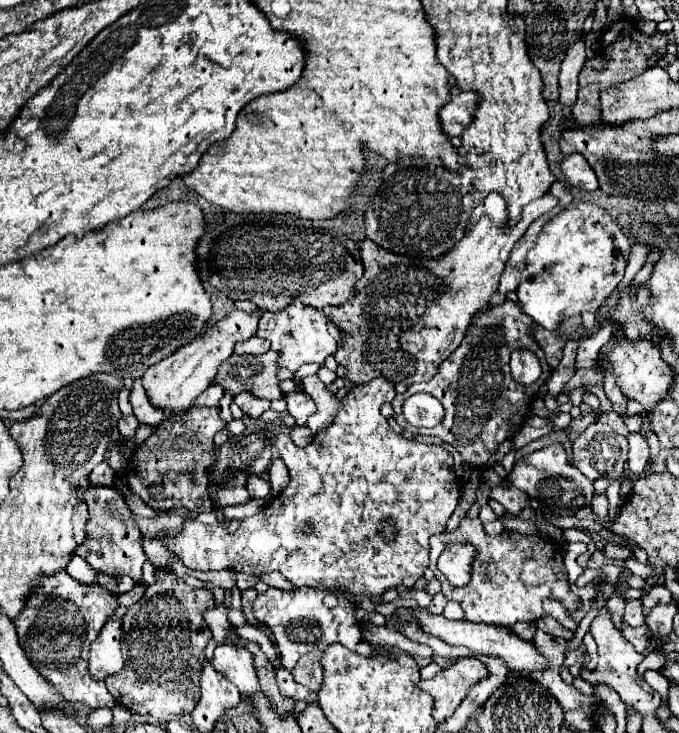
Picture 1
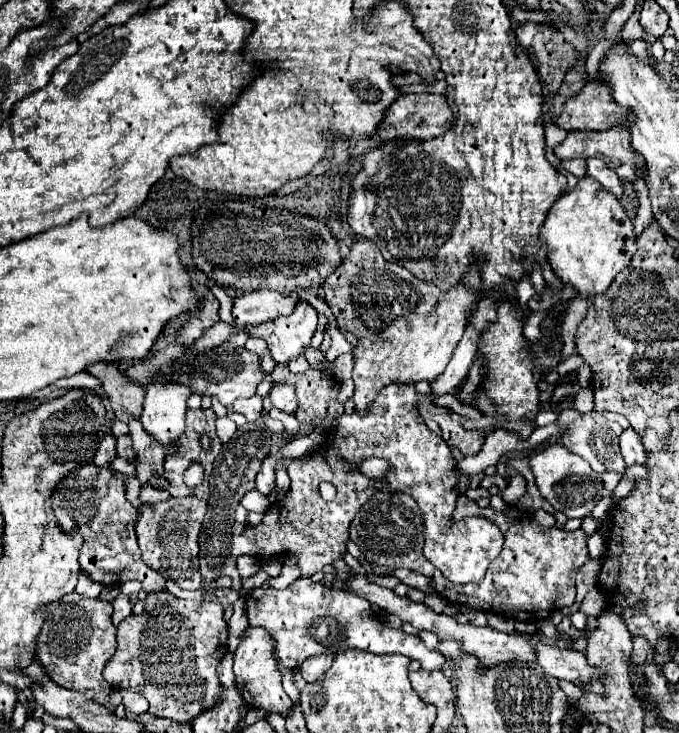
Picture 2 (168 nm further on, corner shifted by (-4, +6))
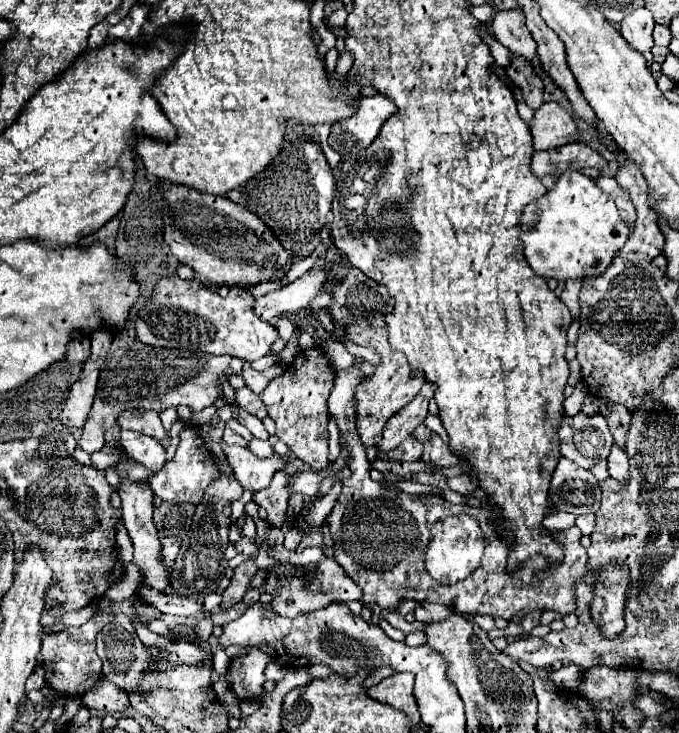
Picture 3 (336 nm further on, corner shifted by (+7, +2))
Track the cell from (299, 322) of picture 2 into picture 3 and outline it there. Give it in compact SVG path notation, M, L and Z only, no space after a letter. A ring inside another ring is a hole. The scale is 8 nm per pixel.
M166 277L154 287L152 297L144 297L140 303L132 307L132 321L136 329L136 337L146 345L170 347L170 349L200 349L212 355L232 355L244 361L258 361L260 357L272 351L274 341L280 337L278 329L270 323L260 321L252 311L252 295L244 289L230 289L230 295L224 299L218 291L200 285L200 281L184 281L180 277Z

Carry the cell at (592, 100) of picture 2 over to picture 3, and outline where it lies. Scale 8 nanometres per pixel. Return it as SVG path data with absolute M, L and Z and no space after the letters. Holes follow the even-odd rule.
M550 101L536 109L534 119L530 123L530 131L534 137L534 149L556 149L566 143L578 141L578 127L572 117L560 103Z

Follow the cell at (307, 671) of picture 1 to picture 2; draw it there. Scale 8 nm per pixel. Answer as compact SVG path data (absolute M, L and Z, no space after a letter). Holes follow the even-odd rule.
M323 653L323 655L315 655L315 657L309 657L301 667L299 667L299 673L303 675L303 679L307 683L313 683L315 679L319 679L329 667L331 667L331 661L333 661L333 653Z

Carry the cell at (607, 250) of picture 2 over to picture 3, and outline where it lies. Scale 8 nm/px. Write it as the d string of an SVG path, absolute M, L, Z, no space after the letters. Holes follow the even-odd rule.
M566 171L556 181L554 189L542 199L533 201L524 210L518 228L524 241L524 257L528 265L544 279L574 281L598 277L608 269L612 257L628 241L628 225L620 217L614 199L604 193L590 177L578 171ZM533 216L537 220L532 229Z

